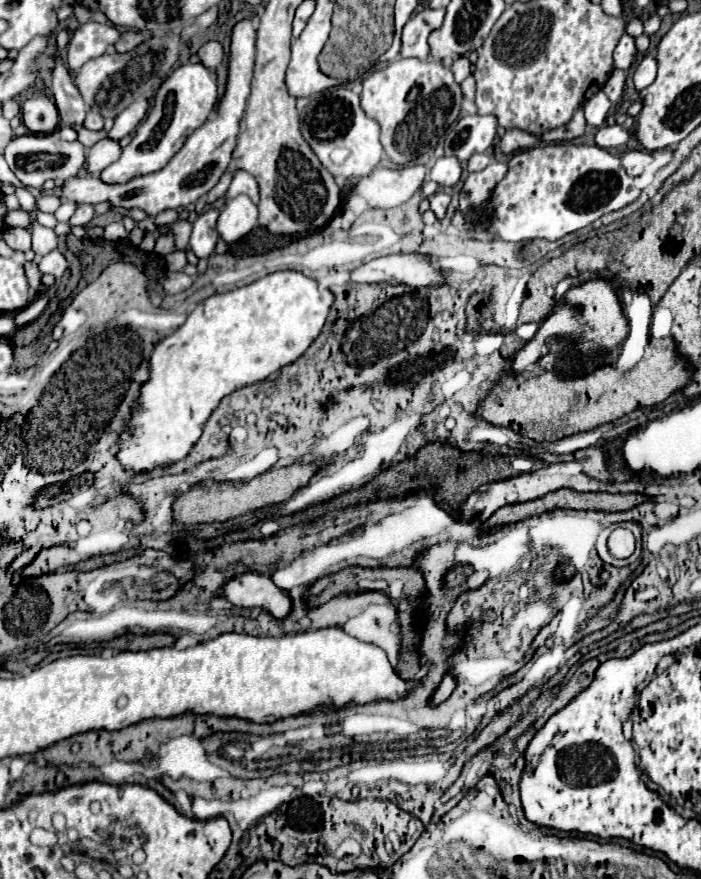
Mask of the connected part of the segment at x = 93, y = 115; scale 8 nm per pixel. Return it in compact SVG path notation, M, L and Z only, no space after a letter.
M89 110L83 126L87 130L103 130L103 116L97 112L97 110Z

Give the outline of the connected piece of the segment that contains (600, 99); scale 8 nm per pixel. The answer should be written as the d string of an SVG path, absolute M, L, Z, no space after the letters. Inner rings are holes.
M597 92L597 96L593 96L591 100L585 102L585 118L587 118L587 124L593 126L593 128L601 128L607 120L607 114L609 114L609 108L611 108L611 100L607 98L605 92Z

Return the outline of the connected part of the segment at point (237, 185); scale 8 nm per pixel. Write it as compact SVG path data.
M237 172L229 190L227 190L227 196L229 198L235 198L239 194L247 194L255 204L259 202L259 188L257 188L257 182L253 176L249 176L247 172Z

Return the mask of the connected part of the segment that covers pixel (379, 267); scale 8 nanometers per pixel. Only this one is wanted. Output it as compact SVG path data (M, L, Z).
M397 254L377 258L351 272L351 282L387 282L387 284L409 284L427 286L441 284L441 270L433 268L427 256L419 254Z

